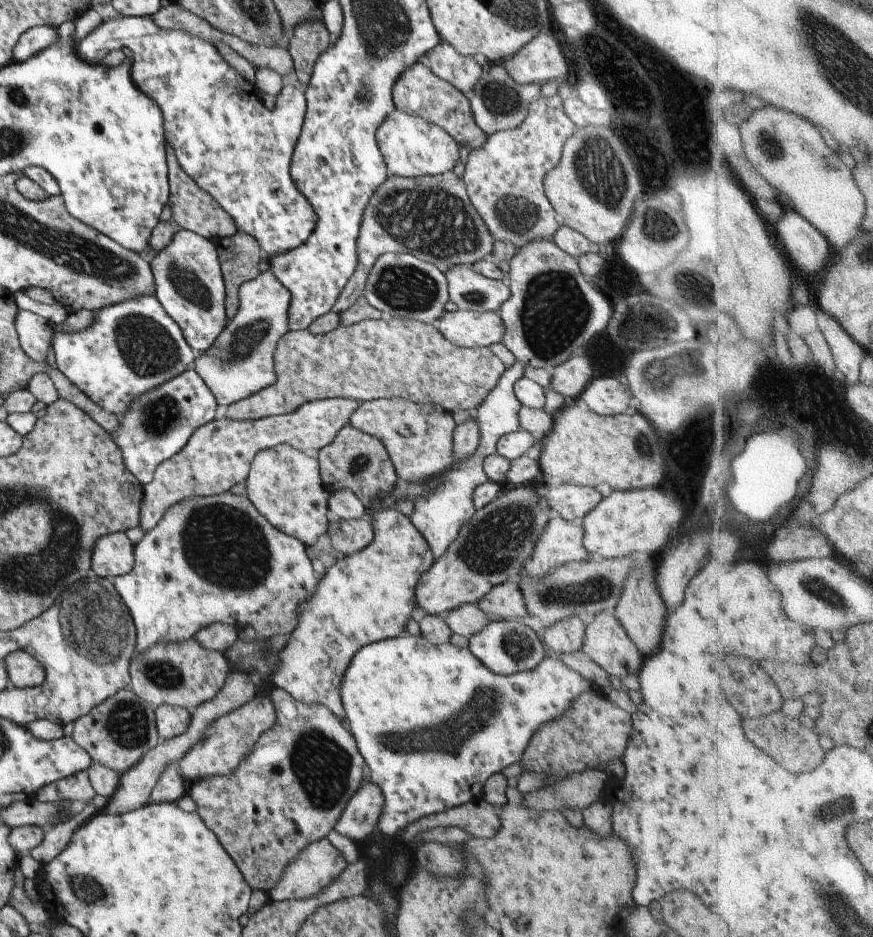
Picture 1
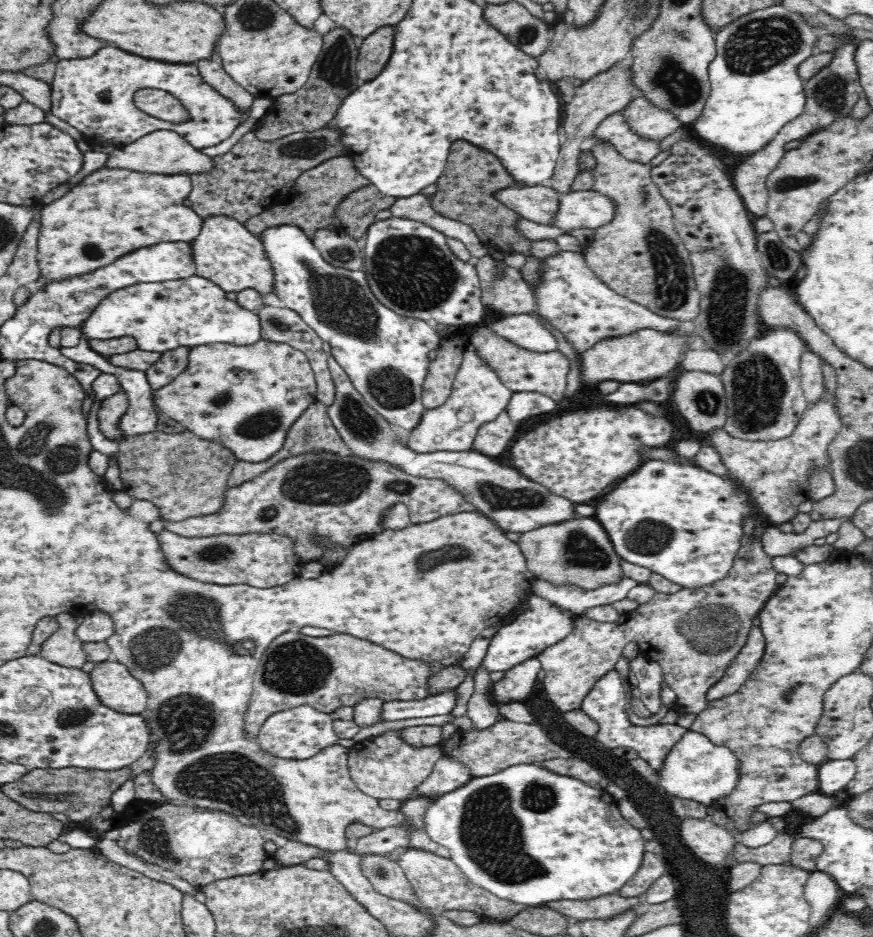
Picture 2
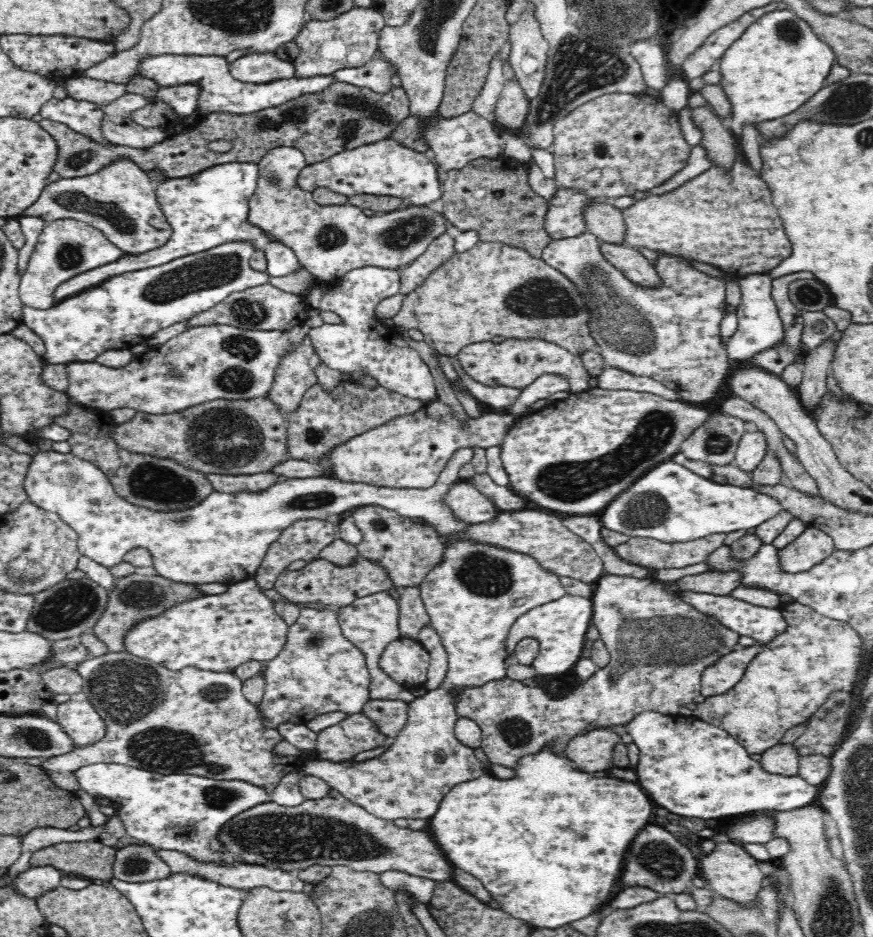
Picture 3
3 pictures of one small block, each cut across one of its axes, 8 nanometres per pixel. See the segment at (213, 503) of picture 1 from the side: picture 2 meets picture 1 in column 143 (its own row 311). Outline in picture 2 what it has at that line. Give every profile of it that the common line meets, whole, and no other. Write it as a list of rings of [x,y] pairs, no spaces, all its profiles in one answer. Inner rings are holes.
[[[556,249],[541,259],[537,279],[530,287],[535,295],[535,317],[544,328],[562,334],[577,356],[584,355],[604,338],[620,338],[638,330],[658,330],[662,334],[679,334],[681,338],[688,338],[688,332],[679,320],[654,314],[606,286],[588,267],[582,251]]]

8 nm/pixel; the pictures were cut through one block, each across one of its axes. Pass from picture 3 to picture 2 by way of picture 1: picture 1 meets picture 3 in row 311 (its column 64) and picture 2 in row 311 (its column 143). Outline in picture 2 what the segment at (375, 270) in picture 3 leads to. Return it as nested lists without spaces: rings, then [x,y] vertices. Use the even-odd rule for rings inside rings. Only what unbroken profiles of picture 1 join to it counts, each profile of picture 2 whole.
[[[295,226],[268,228],[261,240],[266,255],[274,265],[274,294],[289,309],[297,312],[323,341],[328,341],[334,360],[377,413],[395,427],[400,426],[409,432],[416,430],[426,409],[421,398],[423,382],[431,363],[428,354],[439,348],[439,336],[434,324],[419,318],[406,318],[385,307],[371,291],[364,271],[346,270],[328,264],[308,235]]]

